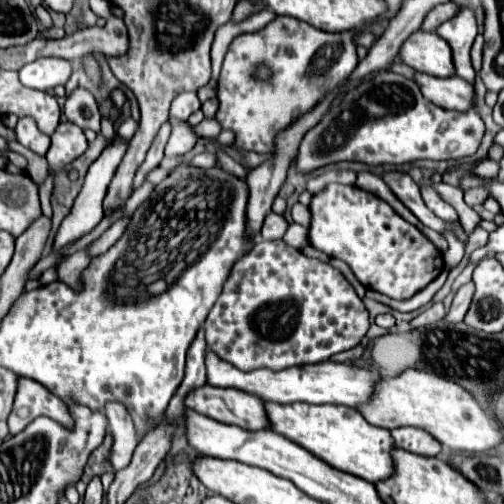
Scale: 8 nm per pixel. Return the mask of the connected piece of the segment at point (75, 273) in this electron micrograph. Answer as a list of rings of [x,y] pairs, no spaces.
[[[86,249],[74,253],[72,257],[64,259],[64,261],[58,265],[58,279],[66,281],[68,285],[80,283],[80,281],[76,281],[76,279],[80,279],[80,275],[82,275],[82,271],[86,269],[88,263],[90,263],[90,257],[88,257]]]

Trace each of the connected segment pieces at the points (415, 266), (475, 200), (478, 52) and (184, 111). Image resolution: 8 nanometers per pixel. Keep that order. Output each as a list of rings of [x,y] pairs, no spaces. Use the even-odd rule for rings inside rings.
[[[330,185],[324,191],[316,193],[312,203],[312,225],[310,225],[310,243],[324,251],[330,257],[342,259],[354,271],[358,281],[378,293],[384,293],[392,299],[408,299],[420,289],[424,289],[430,281],[434,281],[442,269],[444,259],[442,253],[408,221],[404,221],[384,199],[376,199],[376,195],[358,189],[354,185]]]
[[[474,187],[474,189],[468,189],[466,193],[464,193],[464,199],[466,199],[466,203],[468,205],[480,205],[480,203],[484,203],[486,201],[486,197],[490,195],[490,191],[486,191],[488,187]]]
[[[478,35],[474,45],[472,45],[472,67],[478,71],[482,65],[482,47],[484,47],[484,37]]]
[[[180,93],[172,103],[170,115],[178,117],[178,119],[188,119],[198,109],[200,109],[200,101],[198,101],[196,93]]]

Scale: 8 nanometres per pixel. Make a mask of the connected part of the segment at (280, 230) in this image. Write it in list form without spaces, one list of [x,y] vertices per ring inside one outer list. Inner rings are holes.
[[[270,213],[266,219],[264,219],[264,225],[262,225],[262,239],[280,239],[288,229],[288,221],[286,217],[280,217],[278,213]]]

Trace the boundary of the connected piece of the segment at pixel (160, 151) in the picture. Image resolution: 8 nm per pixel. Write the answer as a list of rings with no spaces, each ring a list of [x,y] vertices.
[[[164,123],[160,130],[158,131],[158,135],[154,137],[154,141],[152,141],[152,147],[148,149],[148,155],[146,155],[146,161],[140,165],[140,169],[138,169],[138,173],[136,173],[136,179],[134,179],[134,187],[140,187],[142,183],[144,183],[144,179],[146,179],[146,173],[150,171],[150,169],[154,169],[154,167],[158,167],[158,163],[164,157],[164,150],[170,137],[172,131],[172,127],[170,123]]]

